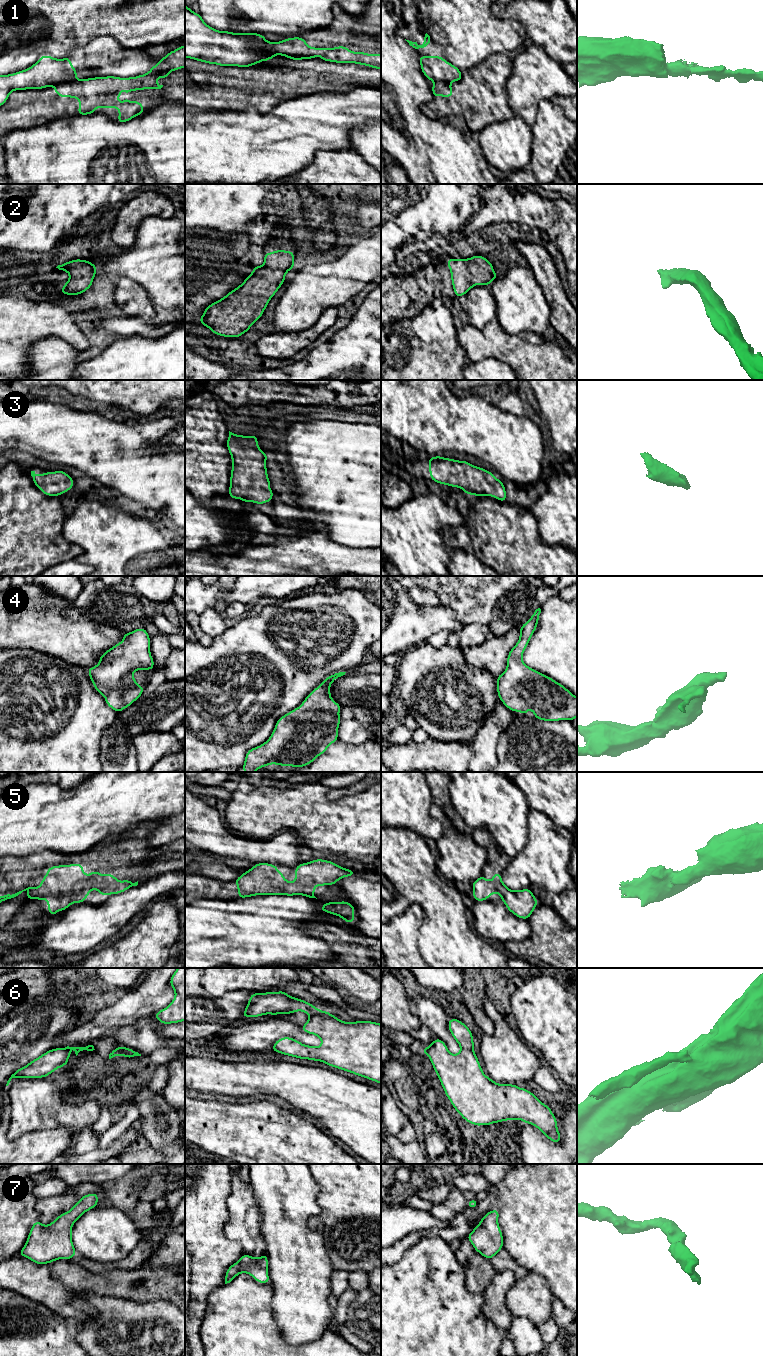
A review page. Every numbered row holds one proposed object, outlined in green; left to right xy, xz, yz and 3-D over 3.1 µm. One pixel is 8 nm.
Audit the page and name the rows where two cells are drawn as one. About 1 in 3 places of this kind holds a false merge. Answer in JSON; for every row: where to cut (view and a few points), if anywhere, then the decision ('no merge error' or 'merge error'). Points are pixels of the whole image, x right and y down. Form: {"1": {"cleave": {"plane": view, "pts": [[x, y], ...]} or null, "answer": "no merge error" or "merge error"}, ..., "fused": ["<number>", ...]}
{"1": {"cleave": {"plane": "xy", "pts": [[76, 79], [53, 85]]}, "answer": "merge error"}, "2": {"cleave": null, "answer": "no merge error"}, "3": {"cleave": null, "answer": "no merge error"}, "4": {"cleave": null, "answer": "no merge error"}, "5": {"cleave": null, "answer": "no merge error"}, "6": {"cleave": {"plane": "xz", "pts": [[319, 1010], [310, 1016]]}, "answer": "merge error"}, "7": {"cleave": null, "answer": "no merge error"}, "fused": ["1", "6"]}

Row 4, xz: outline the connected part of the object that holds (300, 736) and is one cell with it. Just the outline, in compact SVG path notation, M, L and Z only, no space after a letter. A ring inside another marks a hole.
M346 672L326 677L294 710L277 720L270 738L245 755L244 772L264 766L304 767L338 740L341 705L330 696L330 686Z

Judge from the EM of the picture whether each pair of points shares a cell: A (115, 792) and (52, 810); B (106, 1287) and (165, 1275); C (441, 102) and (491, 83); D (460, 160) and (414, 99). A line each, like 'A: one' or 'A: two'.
A: one
B: one
C: one
D: one

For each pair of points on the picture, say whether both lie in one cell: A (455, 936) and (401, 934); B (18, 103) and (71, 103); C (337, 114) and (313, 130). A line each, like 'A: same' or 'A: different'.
A: different
B: same
C: same

